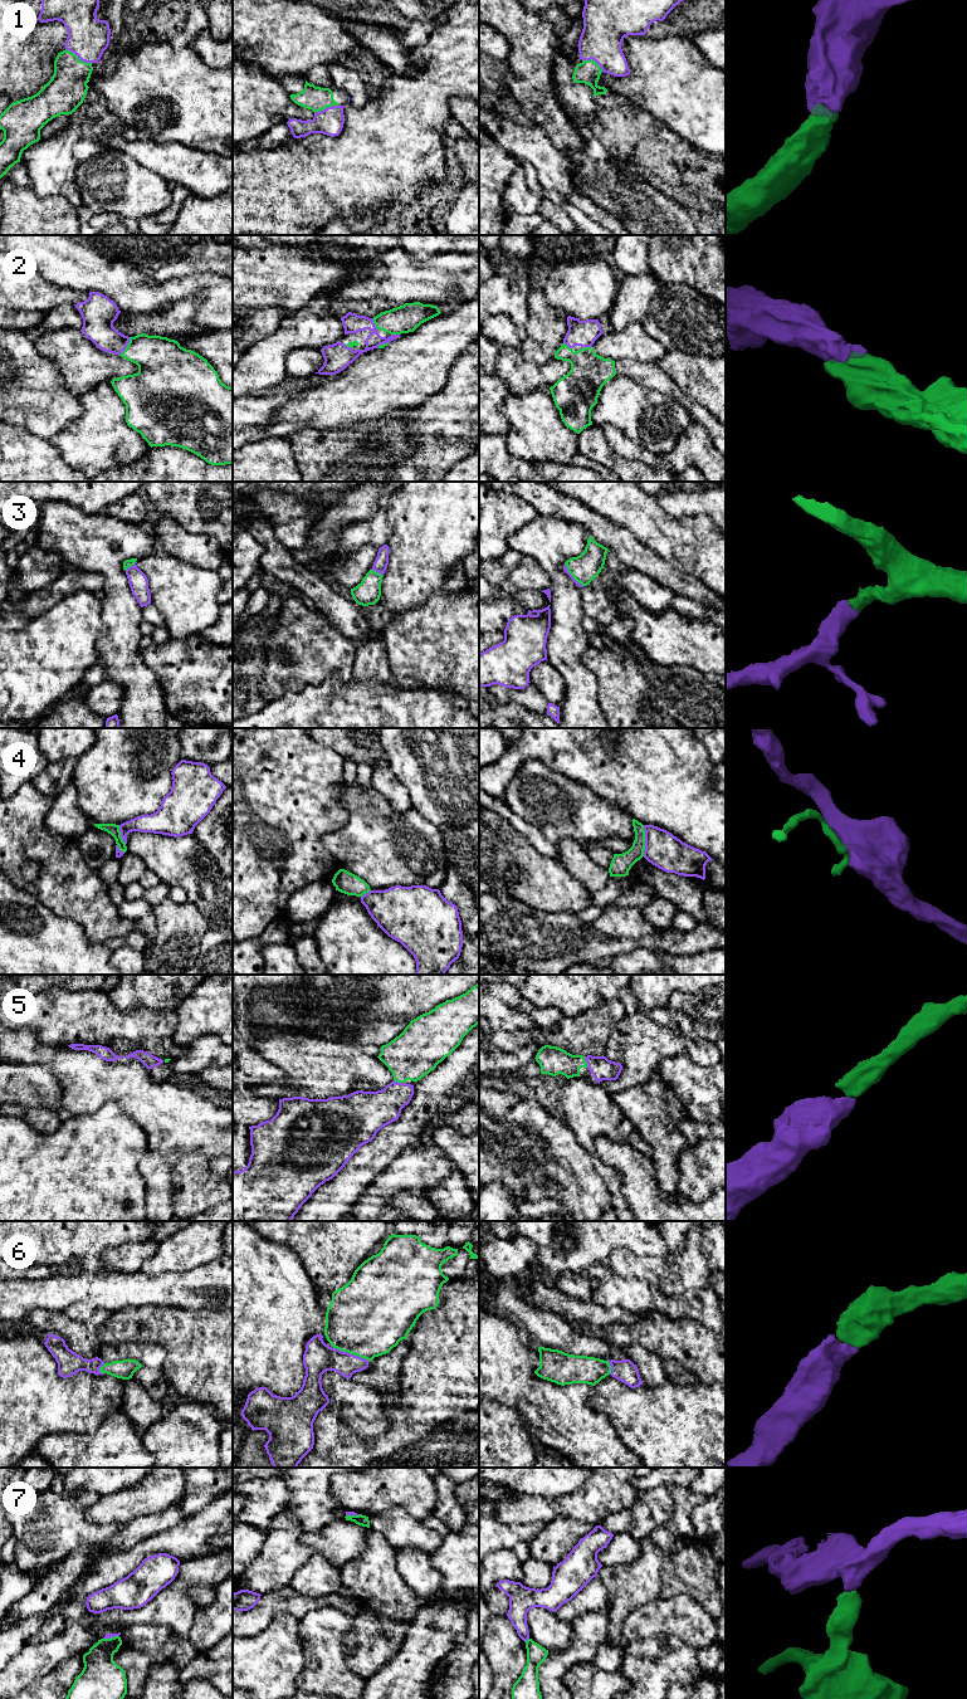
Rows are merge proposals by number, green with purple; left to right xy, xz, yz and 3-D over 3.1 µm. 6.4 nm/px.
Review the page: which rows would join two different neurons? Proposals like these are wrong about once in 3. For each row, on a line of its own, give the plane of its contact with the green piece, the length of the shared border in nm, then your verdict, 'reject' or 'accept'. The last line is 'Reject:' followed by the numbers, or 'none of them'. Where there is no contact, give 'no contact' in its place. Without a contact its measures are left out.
1: xy | 190 nm | accept
2: xy | 140 nm | accept
3: xz | 90 nm | accept
4: yz | 200 nm | reject
5: xz | 80 nm | accept
6: xz | 240 nm | accept
7: yz | 40 nm | reject
Reject: 4, 7

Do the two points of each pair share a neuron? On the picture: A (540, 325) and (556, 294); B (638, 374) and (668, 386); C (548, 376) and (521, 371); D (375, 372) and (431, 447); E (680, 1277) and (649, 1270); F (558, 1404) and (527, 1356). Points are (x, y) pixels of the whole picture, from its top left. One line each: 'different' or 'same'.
A: different
B: same
C: same
D: different
E: same
F: same

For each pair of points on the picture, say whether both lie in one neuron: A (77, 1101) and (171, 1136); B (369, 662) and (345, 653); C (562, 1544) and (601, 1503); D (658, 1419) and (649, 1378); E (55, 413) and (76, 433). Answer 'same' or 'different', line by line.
A: same
B: different
C: different
D: different
E: different

